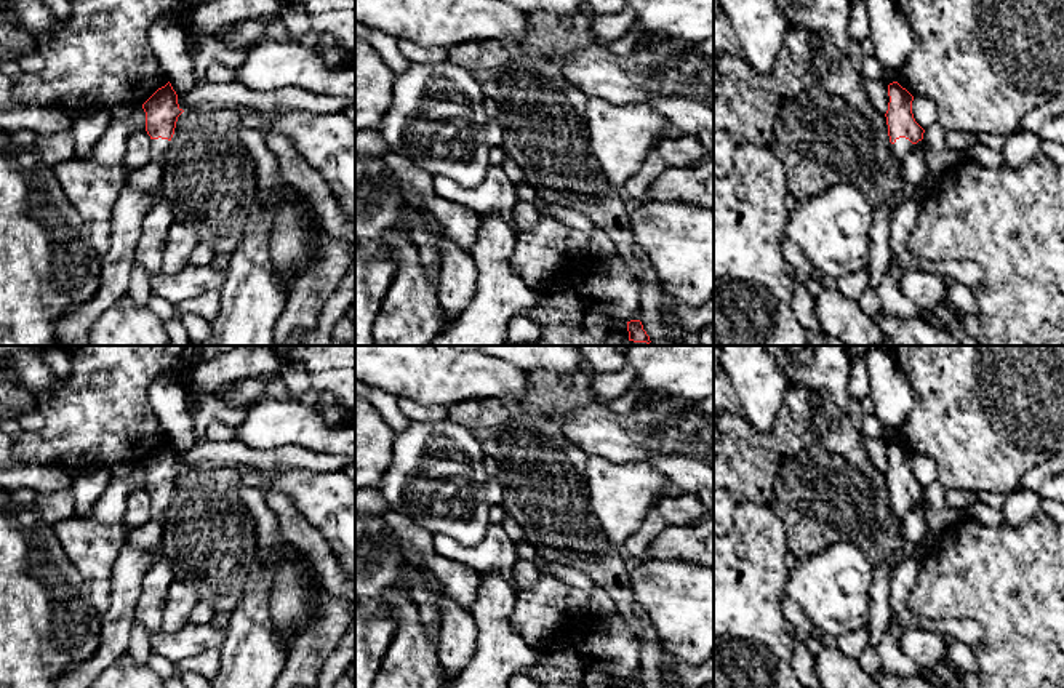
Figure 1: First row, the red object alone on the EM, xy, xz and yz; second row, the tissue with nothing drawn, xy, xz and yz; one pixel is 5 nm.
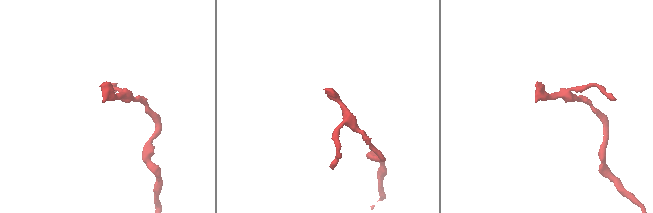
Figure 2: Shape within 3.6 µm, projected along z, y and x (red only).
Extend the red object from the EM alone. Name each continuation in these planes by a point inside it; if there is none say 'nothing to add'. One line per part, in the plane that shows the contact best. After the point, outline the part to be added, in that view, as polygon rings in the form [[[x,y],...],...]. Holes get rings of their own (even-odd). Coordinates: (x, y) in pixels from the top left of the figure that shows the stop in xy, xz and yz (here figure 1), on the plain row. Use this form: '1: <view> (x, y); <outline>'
1: yz (901, 506); [[[899,496],[891,502],[891,514],[896,520],[901,520],[912,507],[914,502],[909,498]]]

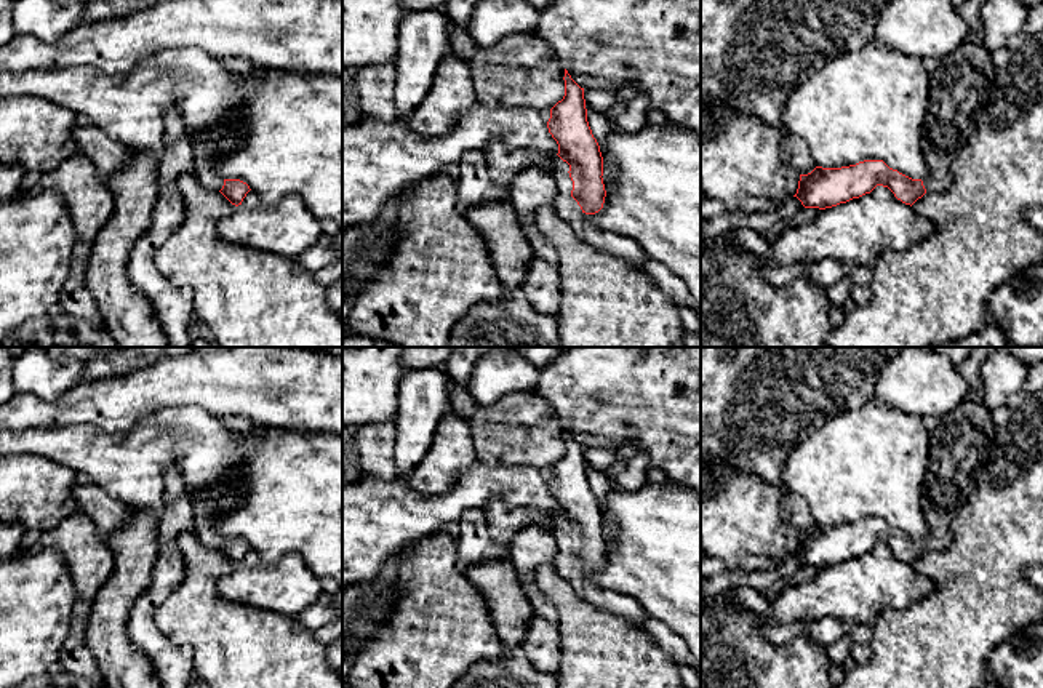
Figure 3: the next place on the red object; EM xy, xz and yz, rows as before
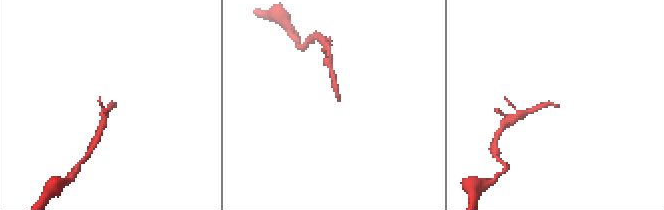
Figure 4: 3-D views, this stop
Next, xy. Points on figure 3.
1: xy (207, 508); [[[216,490],[211,494],[203,491],[194,499],[194,530],[198,539],[210,549],[219,550],[224,538],[214,531],[214,518],[226,510],[232,510],[235,498],[227,490]]]

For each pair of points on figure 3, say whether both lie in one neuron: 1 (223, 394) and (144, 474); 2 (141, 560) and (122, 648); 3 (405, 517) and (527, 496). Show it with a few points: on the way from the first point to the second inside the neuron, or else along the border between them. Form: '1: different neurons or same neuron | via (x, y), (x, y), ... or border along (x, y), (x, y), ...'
1: different neurons | border along (168, 407), (200, 407), (219, 418)
2: same neuron | via (127, 583), (117, 596), (117, 626)
3: same neuron | via (435, 512), (447, 509), (475, 487), (496, 487)

